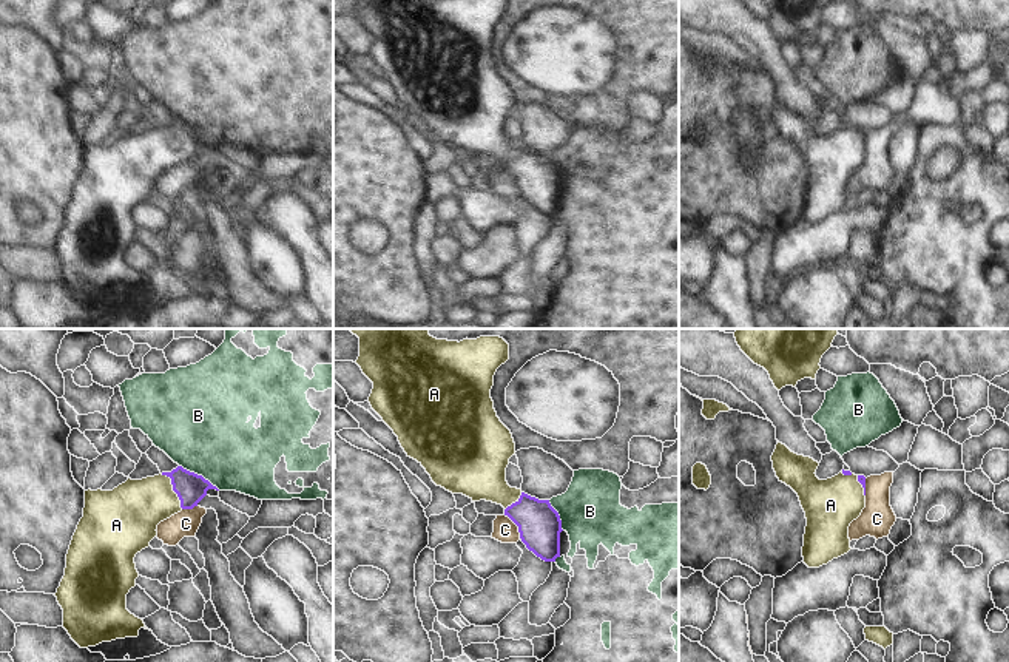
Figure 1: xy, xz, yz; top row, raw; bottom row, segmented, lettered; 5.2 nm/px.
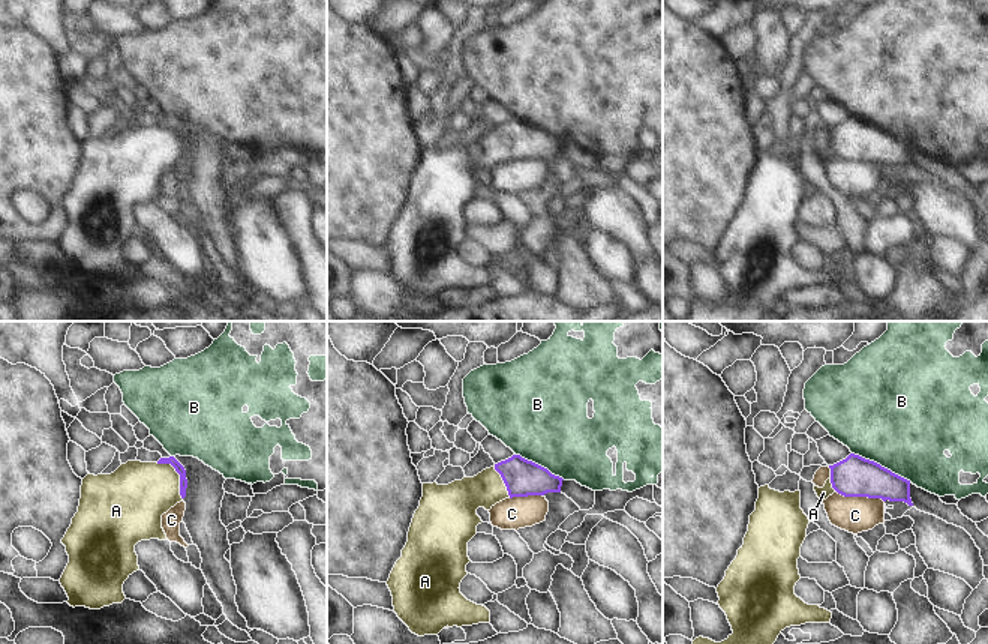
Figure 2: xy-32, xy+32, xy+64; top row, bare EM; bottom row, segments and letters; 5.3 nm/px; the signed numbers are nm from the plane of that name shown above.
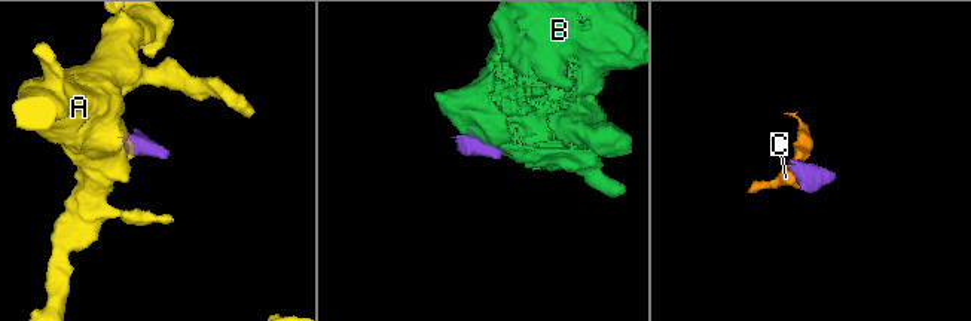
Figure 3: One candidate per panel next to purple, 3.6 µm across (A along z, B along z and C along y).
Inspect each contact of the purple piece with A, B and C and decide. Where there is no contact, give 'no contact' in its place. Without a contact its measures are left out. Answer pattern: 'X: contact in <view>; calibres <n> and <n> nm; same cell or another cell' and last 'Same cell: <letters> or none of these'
A: contact in xy; calibres 160 and 300 nm; same cell
B: contact in xy; calibres 160 and 460 nm; another cell
C: contact in xz; calibres 220 and 120 nm; another cell
Same cell: A

